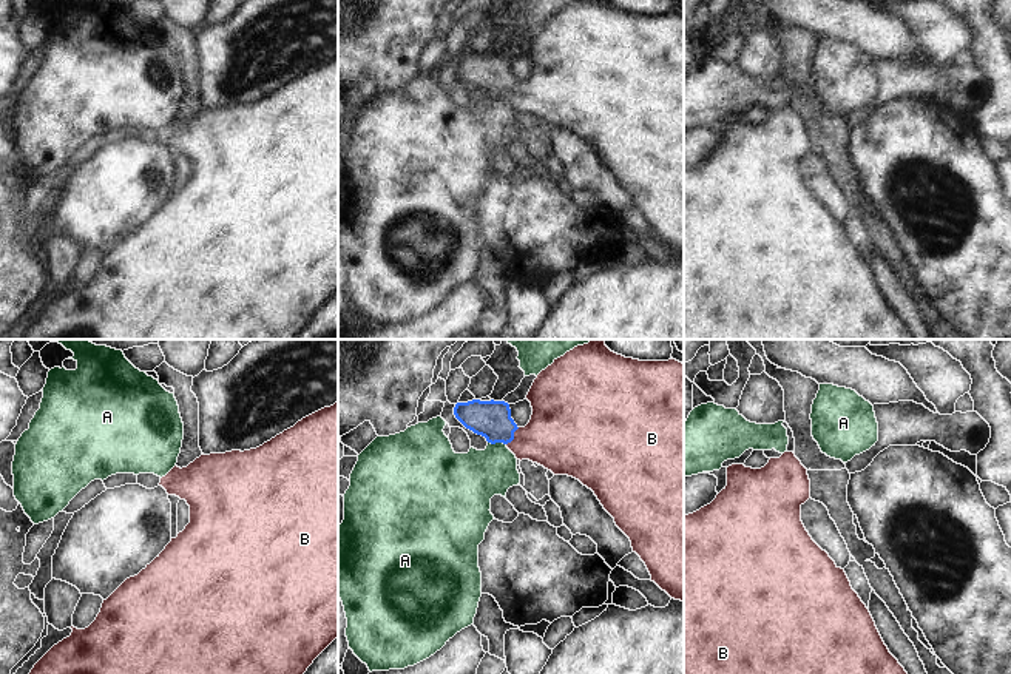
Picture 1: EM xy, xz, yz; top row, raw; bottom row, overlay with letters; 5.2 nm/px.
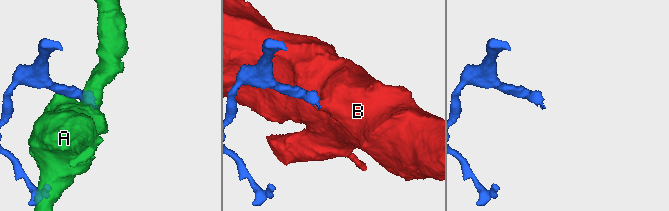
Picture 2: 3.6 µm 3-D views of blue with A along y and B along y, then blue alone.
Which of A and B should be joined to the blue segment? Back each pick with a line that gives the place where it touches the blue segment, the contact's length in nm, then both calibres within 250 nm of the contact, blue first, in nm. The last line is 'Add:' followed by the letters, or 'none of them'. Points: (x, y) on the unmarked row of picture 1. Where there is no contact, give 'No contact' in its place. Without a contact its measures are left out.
B: Touches blue at xz (513, 91). Shared border 120 nm. Thickness 190 nm (blue) against 360 nm
Add: B.

